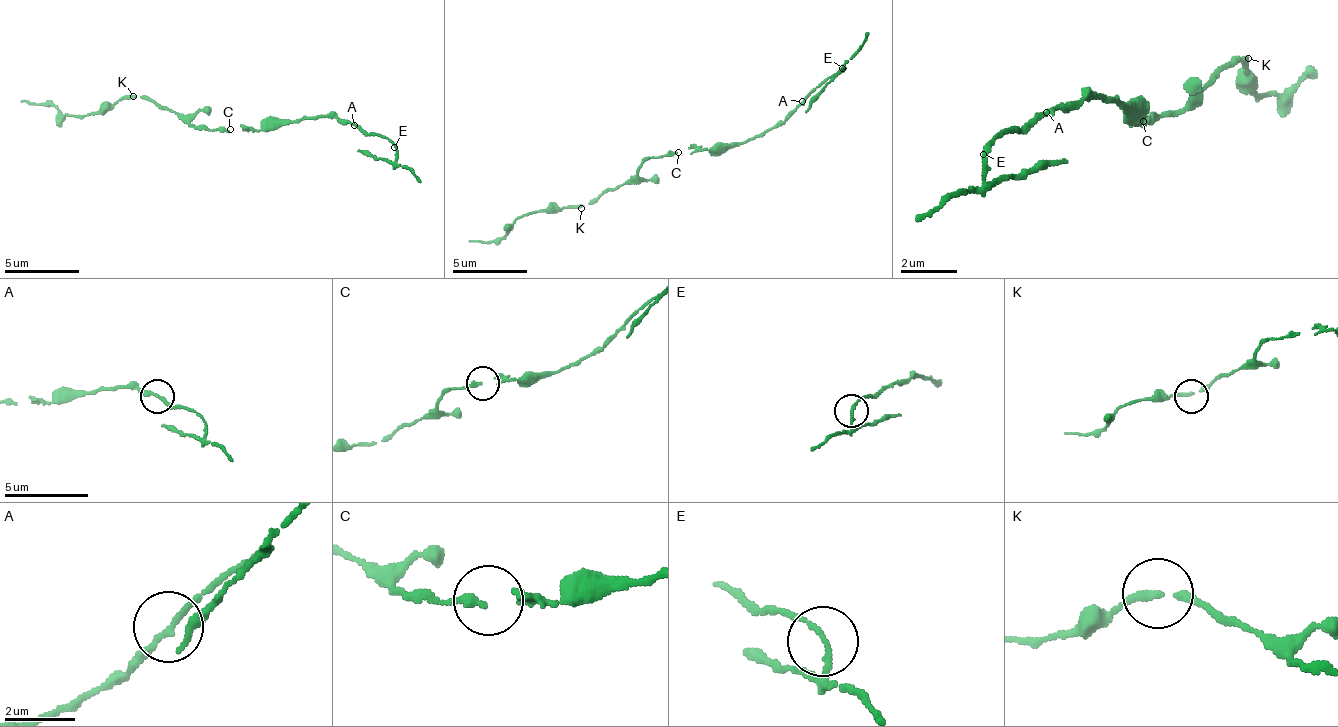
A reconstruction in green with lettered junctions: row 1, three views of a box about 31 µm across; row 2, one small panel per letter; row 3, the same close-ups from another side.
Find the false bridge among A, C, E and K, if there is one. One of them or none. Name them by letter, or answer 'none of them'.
E

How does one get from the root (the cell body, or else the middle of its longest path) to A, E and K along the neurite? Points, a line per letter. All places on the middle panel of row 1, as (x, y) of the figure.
A: (689, 152), (726, 149), (737, 141), (760, 138), (767, 130), (778, 126), (801, 100)
E: (689, 152), (726, 149), (737, 141), (760, 138), (767, 130), (778, 126), (842, 67)
K: (689, 152), (652, 156), (618, 186), (603, 190), (581, 208)

